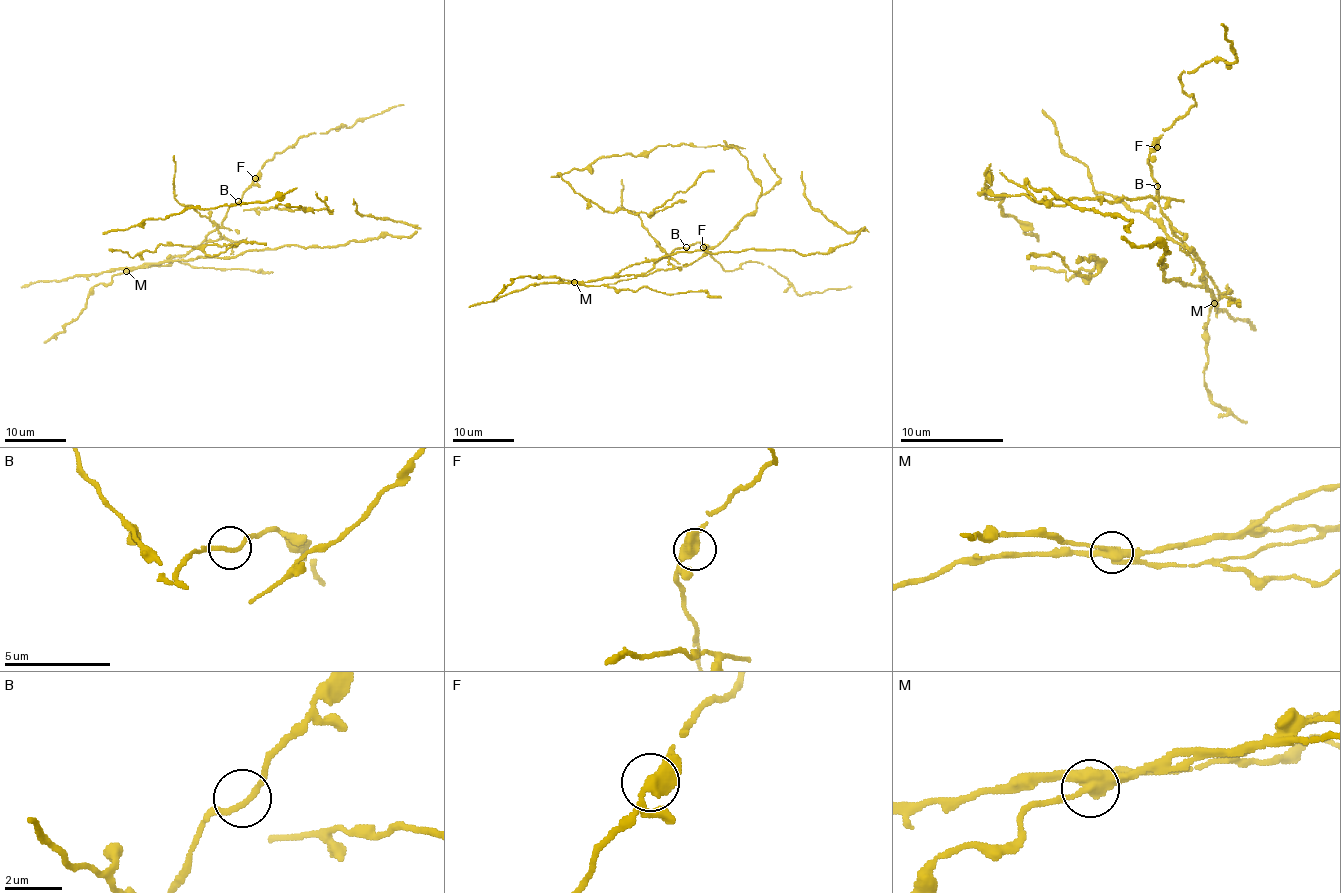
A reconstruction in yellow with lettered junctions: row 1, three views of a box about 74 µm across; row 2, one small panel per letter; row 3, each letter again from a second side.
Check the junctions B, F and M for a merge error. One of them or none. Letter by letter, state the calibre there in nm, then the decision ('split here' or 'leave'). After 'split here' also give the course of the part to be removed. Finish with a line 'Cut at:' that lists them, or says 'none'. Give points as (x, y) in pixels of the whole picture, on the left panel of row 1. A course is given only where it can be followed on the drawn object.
B: calibre 190 nm; leave
F: calibre 400 nm; leave
M: calibre 400 nm; split here
Cut at: M

